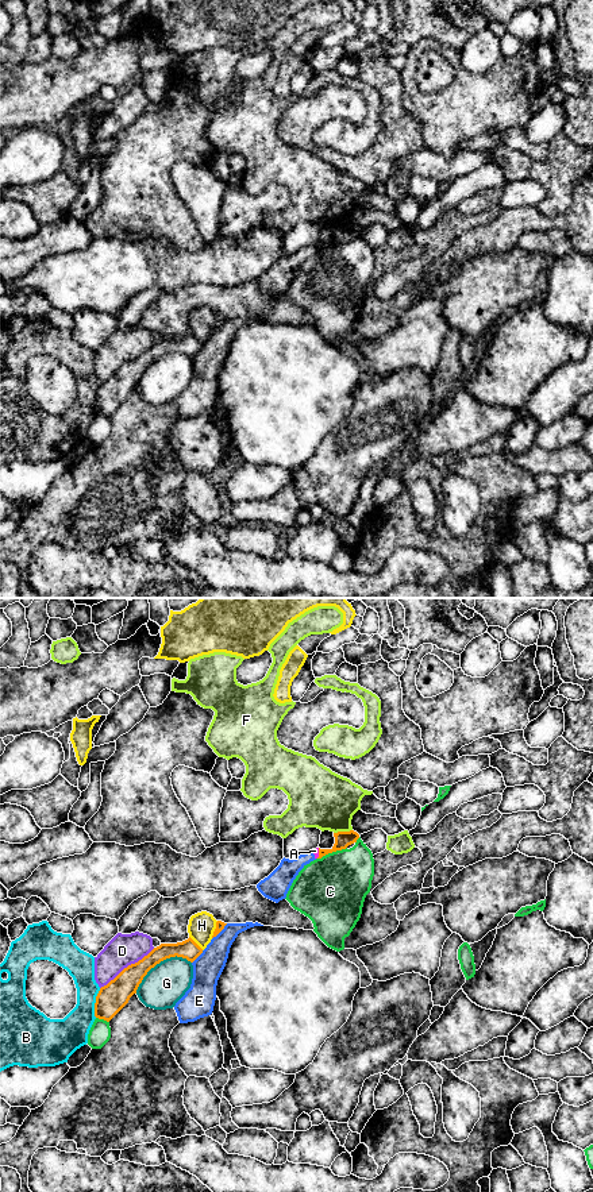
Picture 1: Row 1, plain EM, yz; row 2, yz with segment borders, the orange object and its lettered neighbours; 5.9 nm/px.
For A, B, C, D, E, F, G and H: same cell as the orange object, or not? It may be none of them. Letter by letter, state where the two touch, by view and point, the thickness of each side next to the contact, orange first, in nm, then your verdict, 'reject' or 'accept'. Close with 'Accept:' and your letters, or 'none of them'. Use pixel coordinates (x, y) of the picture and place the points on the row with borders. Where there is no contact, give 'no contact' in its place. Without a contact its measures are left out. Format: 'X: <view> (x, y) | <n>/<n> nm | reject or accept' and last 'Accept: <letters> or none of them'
A: yz (319, 853) | 100/30 nm | reject
B: yz (95, 1003) | 170/200 nm | reject
C: yz (331, 852) | 100/400 nm | reject
D: yz (129, 965) | 170/190 nm | reject
E: yz (219, 932) | 50/180 nm | reject
F: yz (342, 832) | 100/360 nm | reject
G: yz (158, 963) | 150/240 nm | reject
H: yz (215, 929) | 50/160 nm | reject
Accept: none of them

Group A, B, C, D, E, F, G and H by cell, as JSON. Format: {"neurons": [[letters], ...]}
{"neurons": [["A", "E"], ["B"], ["C"], ["D"], ["F"], ["G"], ["H"]]}

